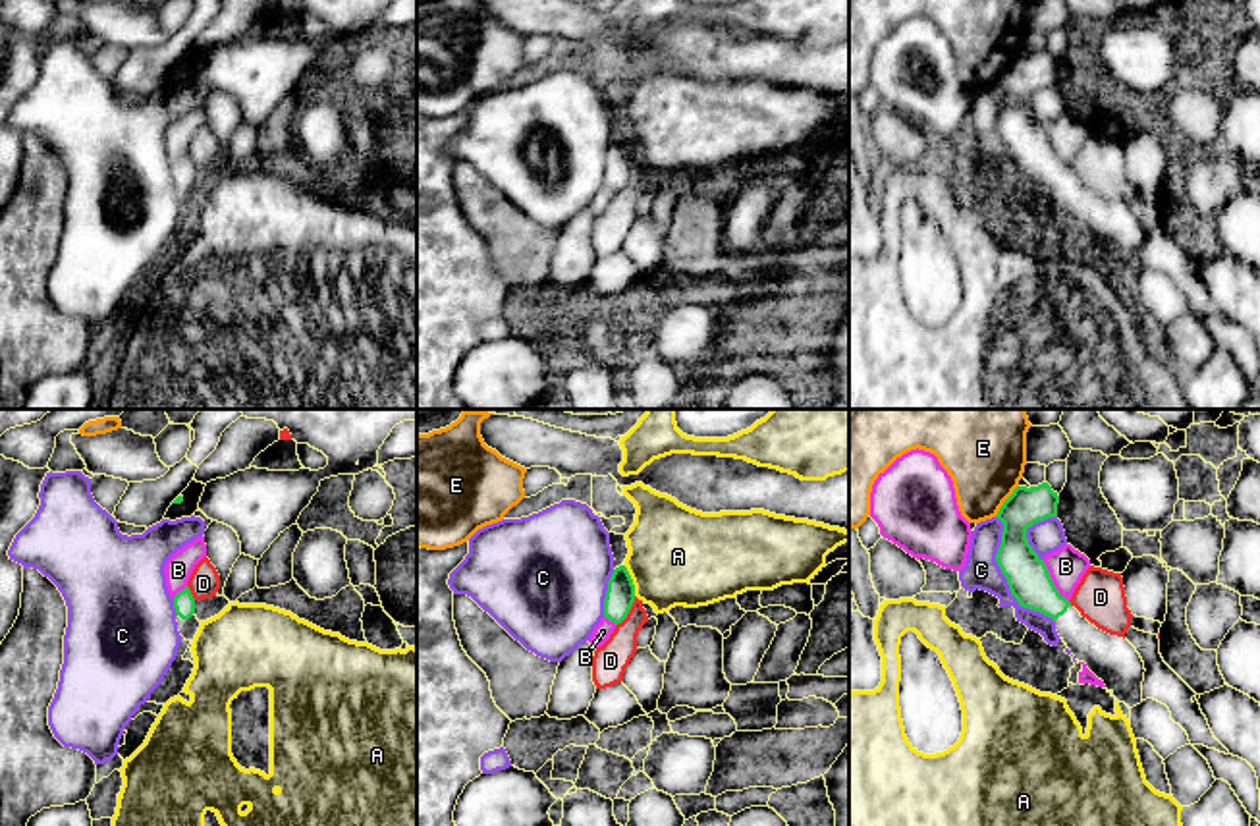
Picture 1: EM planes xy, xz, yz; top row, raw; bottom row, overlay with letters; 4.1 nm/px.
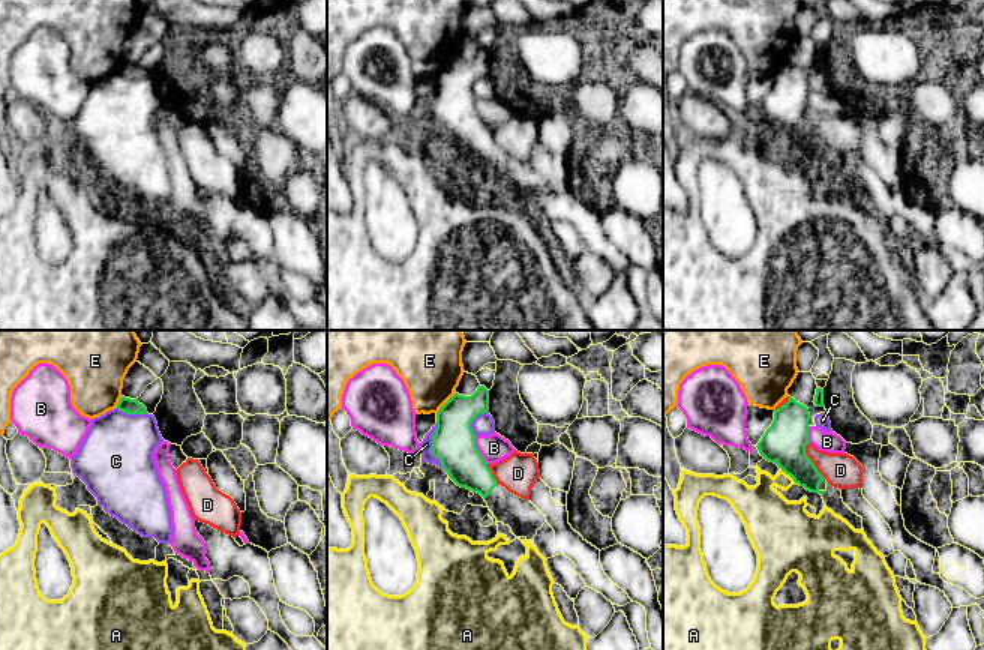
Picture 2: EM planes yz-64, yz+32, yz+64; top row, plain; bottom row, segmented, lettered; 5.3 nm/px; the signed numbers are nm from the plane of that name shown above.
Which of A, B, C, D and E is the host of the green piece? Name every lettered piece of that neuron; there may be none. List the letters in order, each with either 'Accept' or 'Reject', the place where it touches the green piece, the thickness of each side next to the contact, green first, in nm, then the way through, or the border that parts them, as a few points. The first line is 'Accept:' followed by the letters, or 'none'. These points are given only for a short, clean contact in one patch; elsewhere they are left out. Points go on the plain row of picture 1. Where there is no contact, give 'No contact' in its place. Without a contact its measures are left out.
Accept: none
A: Reject. Touches green at xz (631, 149). Thickness 120 nm (green) against 420 nm. Boundary: xz (624, 134), (635, 163)
B: Reject. Touches green at yz (1052, 149). Thickness 180 nm (green) against 150 nm
C: Reject. Touches green at yz (1006, 145). Thickness 180 nm (green) against 150 nm
D: Reject. Touches green at xz (628, 180). Thickness 120 nm (green) against 140 nm
E: Reject. Touches green at yz (1006, 68). Thickness 160 nm (green) against 300 nm

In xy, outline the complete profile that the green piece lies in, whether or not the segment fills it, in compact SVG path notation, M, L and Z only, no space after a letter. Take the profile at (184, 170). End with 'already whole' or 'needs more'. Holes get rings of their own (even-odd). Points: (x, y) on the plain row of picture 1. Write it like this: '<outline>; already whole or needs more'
M185 154L183 158L179 158L174 164L174 176L176 176L176 189L178 189L178 199L185 208L193 208L201 189L195 183L195 166L189 158L189 154Z; needs more

